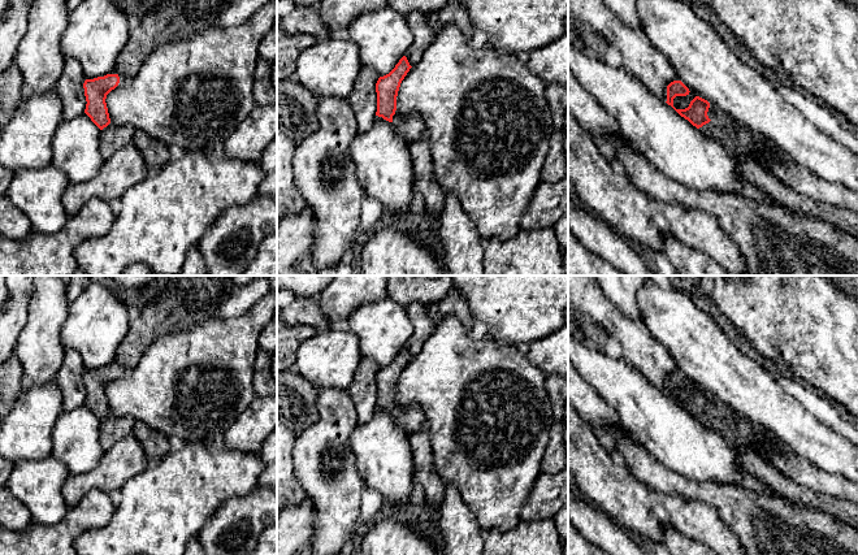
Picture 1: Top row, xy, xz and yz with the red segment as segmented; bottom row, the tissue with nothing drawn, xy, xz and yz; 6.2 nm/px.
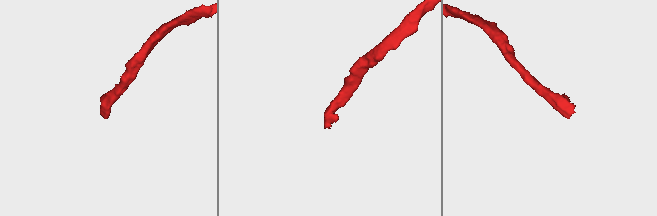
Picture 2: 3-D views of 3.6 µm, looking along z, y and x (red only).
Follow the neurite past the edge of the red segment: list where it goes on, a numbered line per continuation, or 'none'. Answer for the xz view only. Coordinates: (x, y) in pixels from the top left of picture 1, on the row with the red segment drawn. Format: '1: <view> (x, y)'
1: xz (410, 128)

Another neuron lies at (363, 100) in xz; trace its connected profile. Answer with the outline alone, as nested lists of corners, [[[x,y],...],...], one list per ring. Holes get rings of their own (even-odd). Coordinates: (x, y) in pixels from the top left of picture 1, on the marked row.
[[[365,66],[361,68],[356,78],[355,87],[347,100],[358,121],[354,134],[365,133],[376,121],[376,83],[378,78],[380,75],[373,69]]]

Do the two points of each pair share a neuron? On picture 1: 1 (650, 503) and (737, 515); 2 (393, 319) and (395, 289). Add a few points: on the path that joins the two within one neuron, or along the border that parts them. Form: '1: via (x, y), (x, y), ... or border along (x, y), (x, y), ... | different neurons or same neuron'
1: border along (688, 499), (706, 502), (735, 536) | different neurons
2: border along (388, 294), (406, 307) | different neurons

